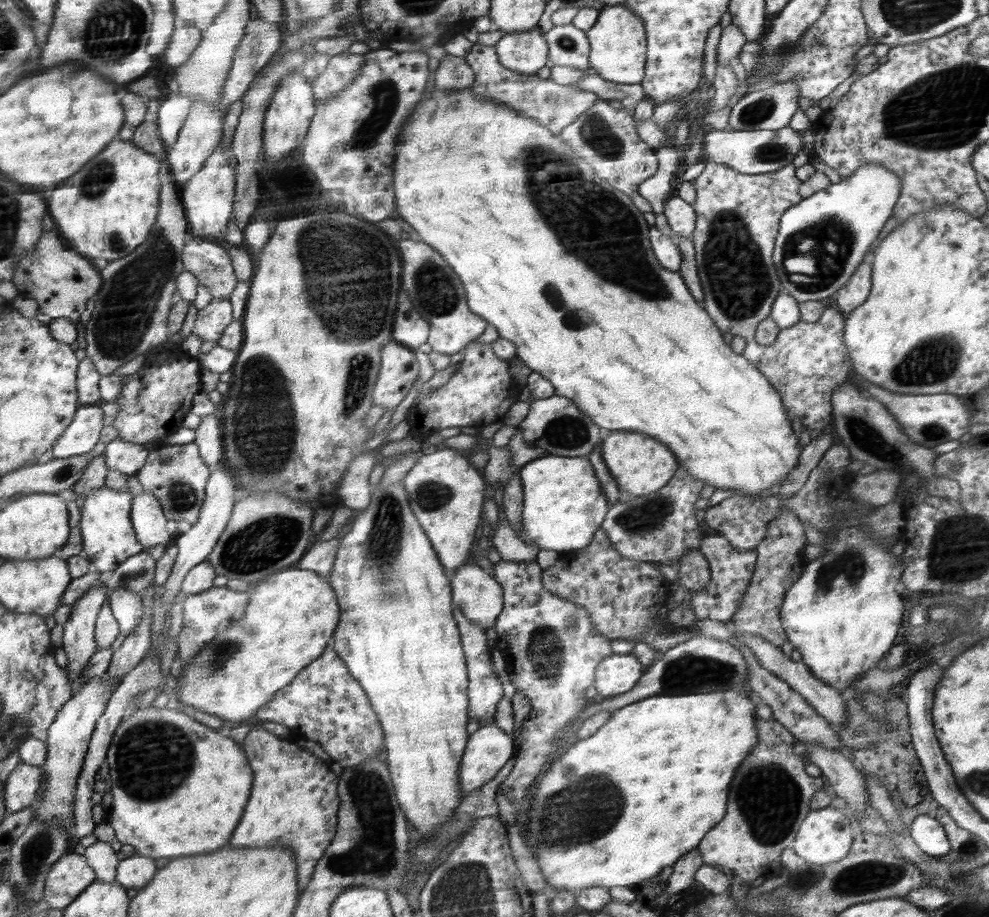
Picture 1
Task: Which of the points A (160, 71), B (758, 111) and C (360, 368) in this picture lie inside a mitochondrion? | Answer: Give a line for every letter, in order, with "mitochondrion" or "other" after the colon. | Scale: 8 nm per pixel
A: other
B: mitochondrion
C: mitochondrion

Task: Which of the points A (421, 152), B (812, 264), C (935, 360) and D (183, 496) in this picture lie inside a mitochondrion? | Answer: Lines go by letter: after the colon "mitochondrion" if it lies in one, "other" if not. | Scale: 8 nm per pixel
A: other
B: mitochondrion
C: mitochondrion
D: mitochondrion

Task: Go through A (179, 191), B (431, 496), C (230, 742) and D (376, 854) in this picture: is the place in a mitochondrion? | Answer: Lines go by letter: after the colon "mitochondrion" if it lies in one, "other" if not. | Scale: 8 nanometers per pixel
A: other
B: mitochondrion
C: other
D: mitochondrion

